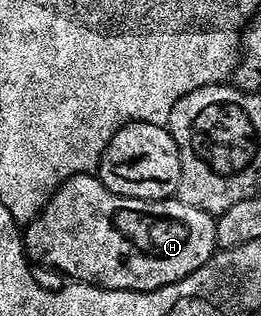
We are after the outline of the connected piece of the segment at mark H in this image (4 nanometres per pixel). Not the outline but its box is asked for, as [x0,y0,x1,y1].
[22,173,216,290]

